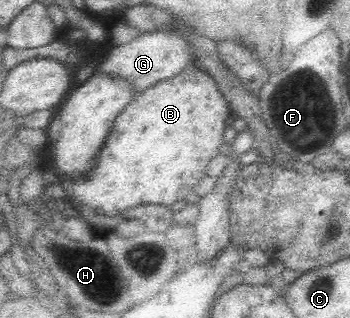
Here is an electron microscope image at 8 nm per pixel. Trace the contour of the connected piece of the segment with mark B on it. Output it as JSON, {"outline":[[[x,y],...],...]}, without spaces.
{"outline":[[[198,66],[158,82],[136,94],[116,117],[98,162],[86,176],[62,176],[68,199],[83,218],[87,214],[116,218],[136,206],[176,208],[194,194],[209,163],[226,149],[223,139],[230,115],[226,97]]]}

